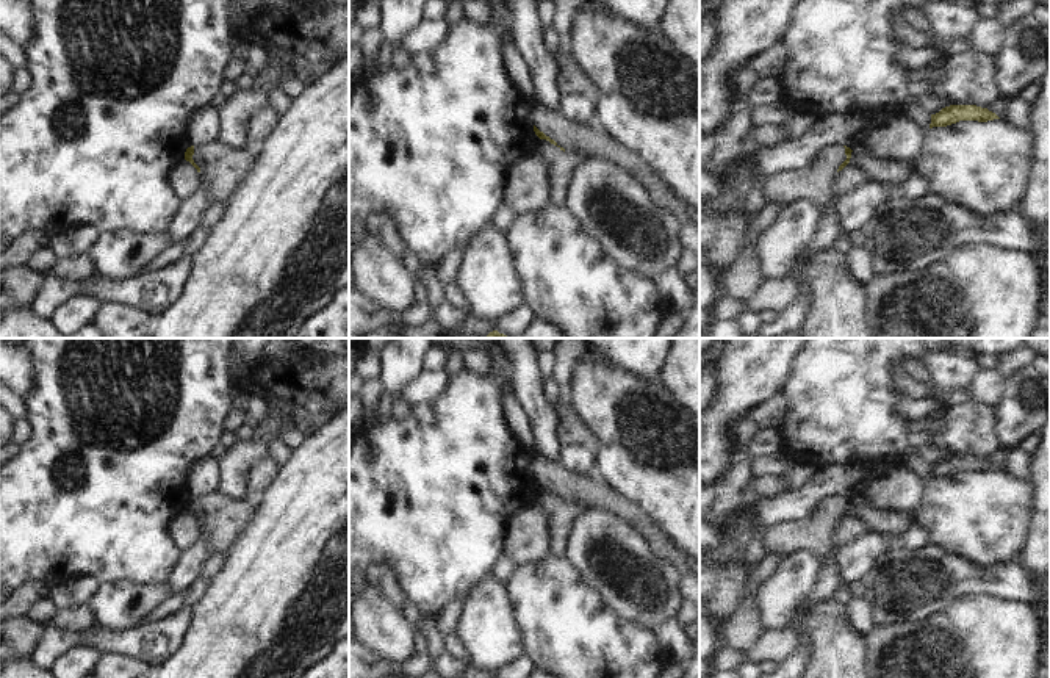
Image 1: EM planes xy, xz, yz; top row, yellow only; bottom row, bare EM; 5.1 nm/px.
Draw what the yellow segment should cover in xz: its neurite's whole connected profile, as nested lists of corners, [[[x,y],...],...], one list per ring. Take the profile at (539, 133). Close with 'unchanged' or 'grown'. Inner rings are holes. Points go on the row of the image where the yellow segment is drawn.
[[[537,103],[532,121],[534,132],[540,139],[546,139],[571,155],[602,158],[621,164],[651,193],[659,205],[676,213],[684,225],[689,222],[699,225],[699,210],[673,193],[640,155],[621,146],[612,136],[601,135],[592,125],[573,122],[563,113],[554,113],[541,103]]]; grown

